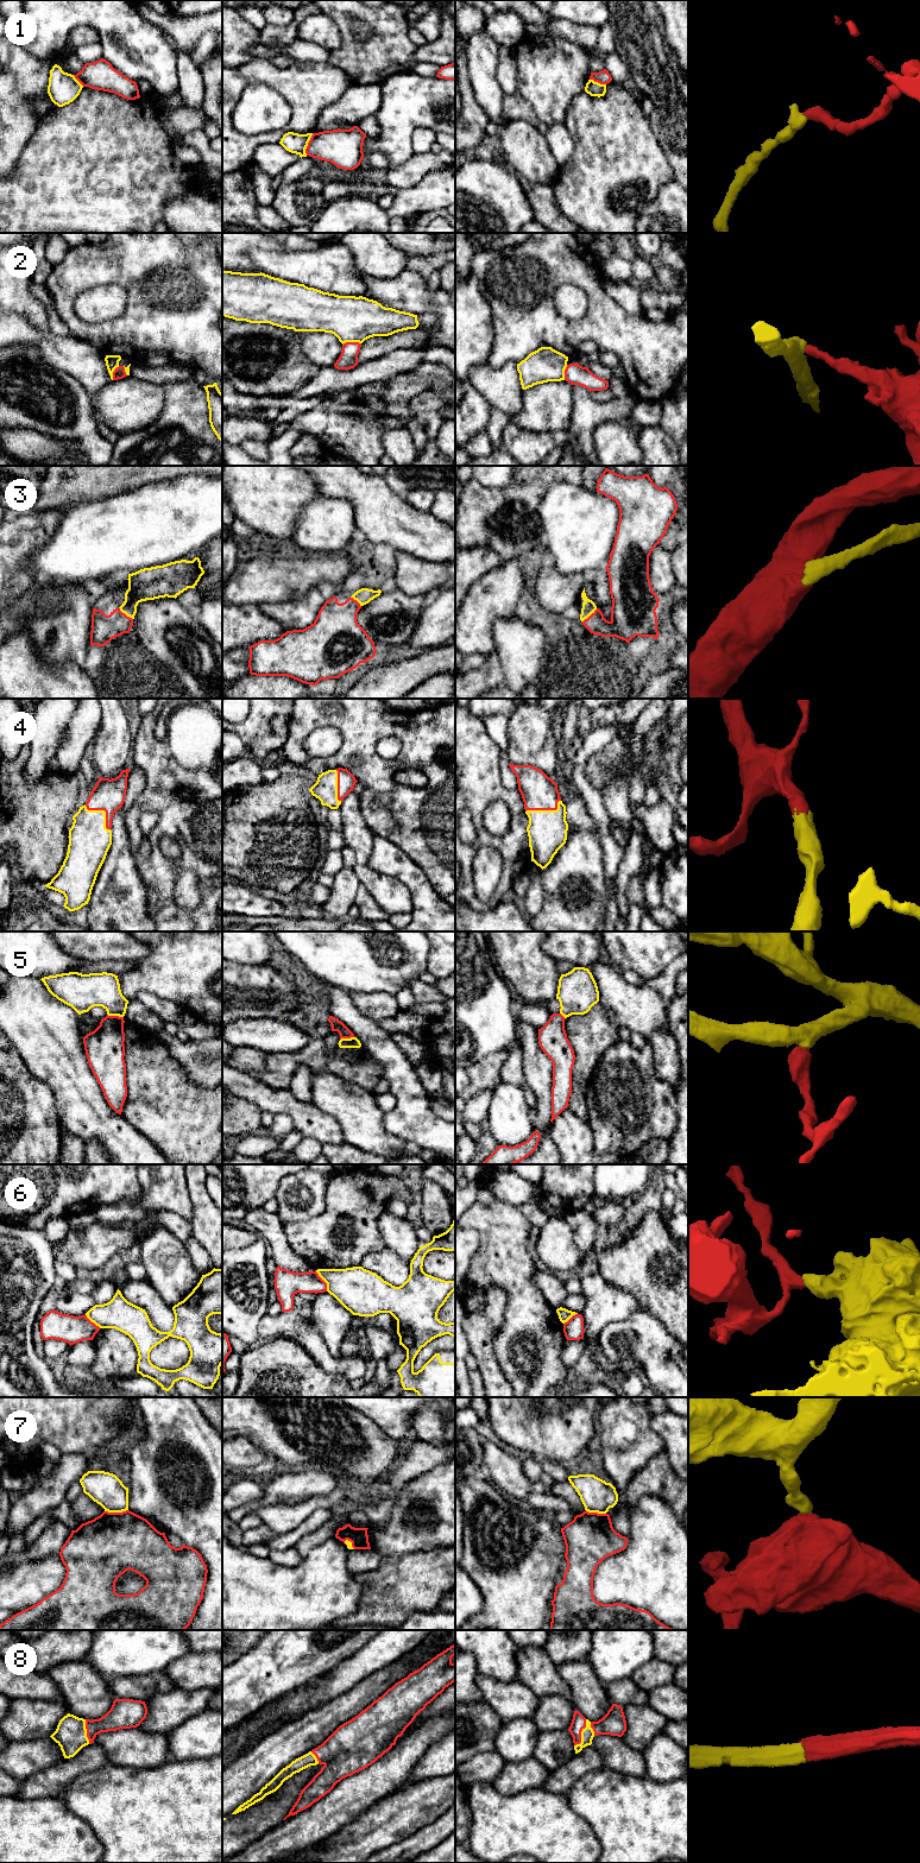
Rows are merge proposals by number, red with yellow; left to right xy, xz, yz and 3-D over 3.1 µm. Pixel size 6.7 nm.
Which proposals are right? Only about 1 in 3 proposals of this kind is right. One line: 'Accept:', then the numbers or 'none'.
Accept: 3, 4, 8

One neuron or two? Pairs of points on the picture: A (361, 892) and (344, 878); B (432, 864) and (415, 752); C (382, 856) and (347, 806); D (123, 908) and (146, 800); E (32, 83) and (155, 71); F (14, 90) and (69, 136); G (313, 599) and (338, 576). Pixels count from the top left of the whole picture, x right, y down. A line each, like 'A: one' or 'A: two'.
A: two
B: one
C: two
D: two
E: two
F: two
G: two

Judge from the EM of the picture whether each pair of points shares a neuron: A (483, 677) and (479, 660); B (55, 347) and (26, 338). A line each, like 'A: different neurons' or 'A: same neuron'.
A: different neurons
B: same neuron

